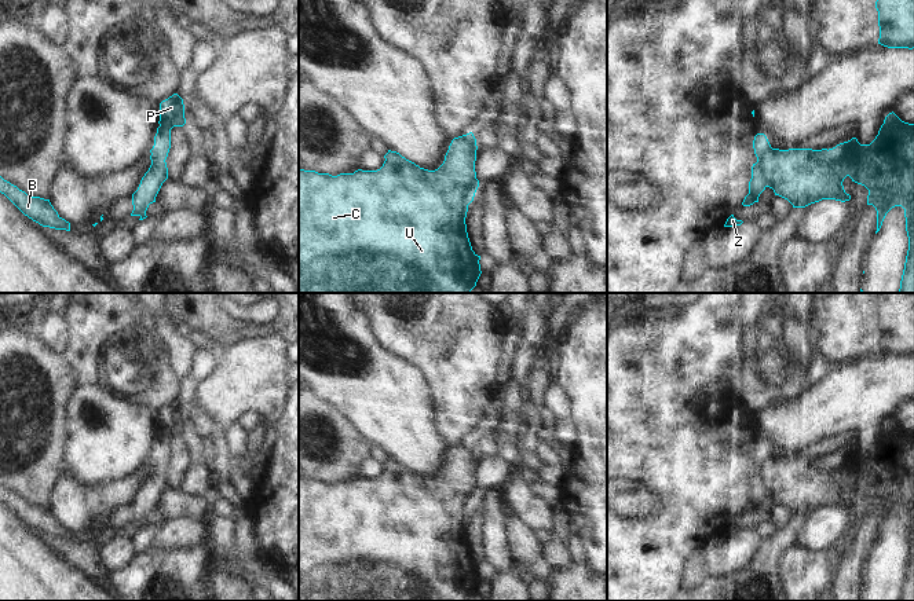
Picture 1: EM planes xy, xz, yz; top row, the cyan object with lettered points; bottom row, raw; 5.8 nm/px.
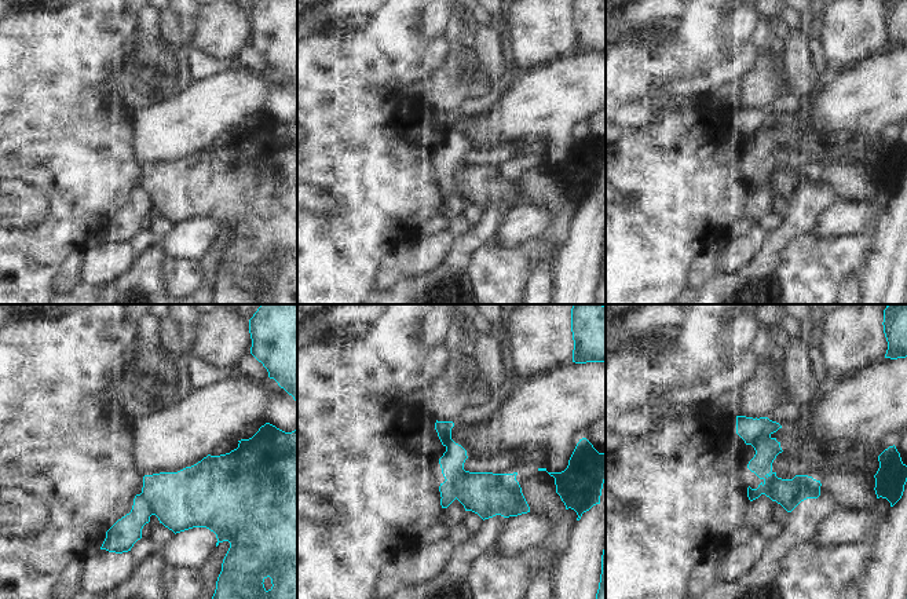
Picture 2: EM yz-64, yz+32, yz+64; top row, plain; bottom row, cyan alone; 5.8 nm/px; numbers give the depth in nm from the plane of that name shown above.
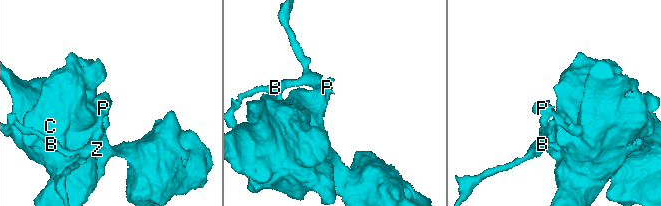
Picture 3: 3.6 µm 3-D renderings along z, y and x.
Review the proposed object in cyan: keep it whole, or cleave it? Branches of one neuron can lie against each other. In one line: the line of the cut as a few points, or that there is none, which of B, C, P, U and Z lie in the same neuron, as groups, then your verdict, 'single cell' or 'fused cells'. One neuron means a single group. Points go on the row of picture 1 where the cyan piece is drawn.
cut in yz along (757, 161), (767, 186); B P Z / C U; fused cells

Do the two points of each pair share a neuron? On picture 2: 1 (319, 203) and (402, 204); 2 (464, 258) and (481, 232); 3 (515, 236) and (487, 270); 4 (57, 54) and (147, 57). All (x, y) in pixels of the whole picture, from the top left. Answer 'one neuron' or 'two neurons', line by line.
1: two neurons
2: one neuron
3: two neurons
4: one neuron

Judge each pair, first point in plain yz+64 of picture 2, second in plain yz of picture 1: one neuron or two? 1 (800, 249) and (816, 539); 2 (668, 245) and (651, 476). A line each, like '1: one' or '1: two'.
1: two
2: one

